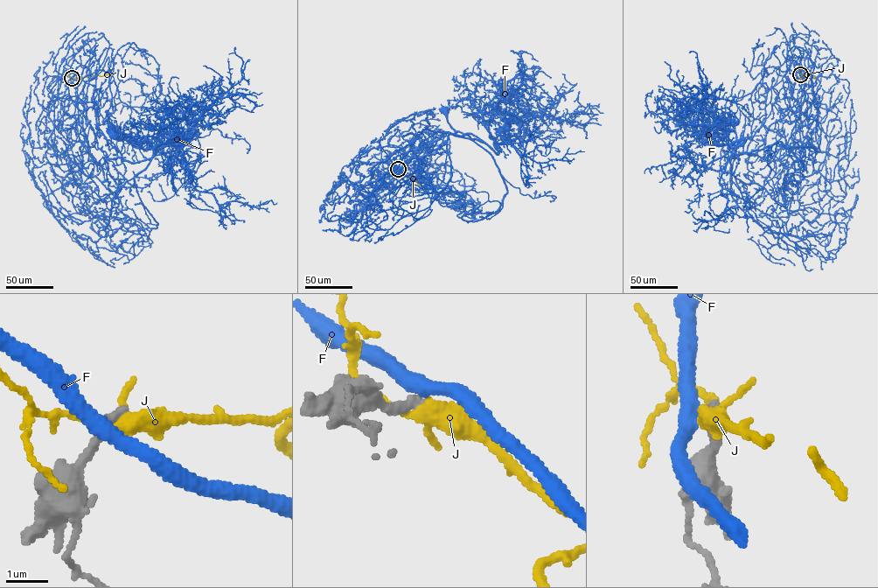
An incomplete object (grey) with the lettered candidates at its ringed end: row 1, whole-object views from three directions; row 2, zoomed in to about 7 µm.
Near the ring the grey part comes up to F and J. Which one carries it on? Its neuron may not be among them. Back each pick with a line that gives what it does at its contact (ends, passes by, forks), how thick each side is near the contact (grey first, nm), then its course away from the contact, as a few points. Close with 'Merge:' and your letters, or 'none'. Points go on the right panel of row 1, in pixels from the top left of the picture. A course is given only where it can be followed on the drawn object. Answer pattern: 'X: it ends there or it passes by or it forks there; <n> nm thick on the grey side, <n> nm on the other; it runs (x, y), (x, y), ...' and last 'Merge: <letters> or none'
Merge: none

